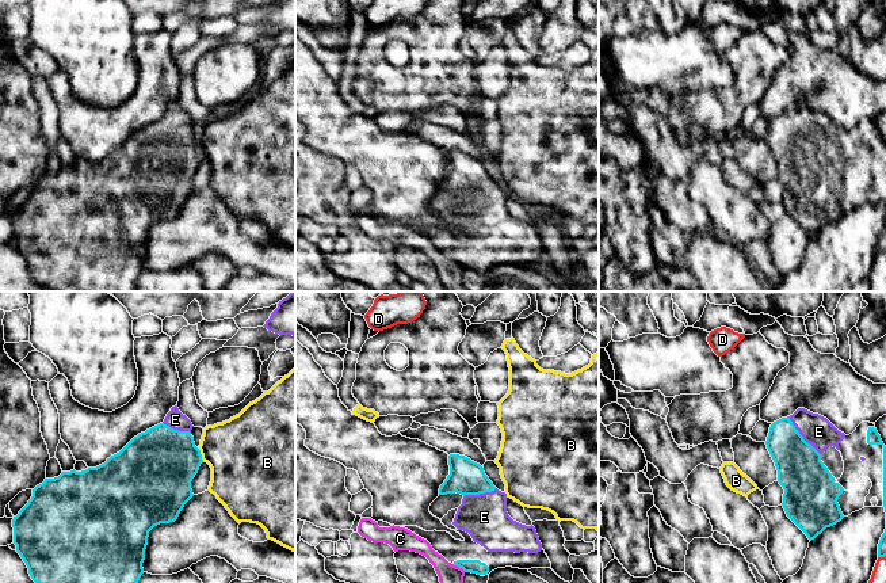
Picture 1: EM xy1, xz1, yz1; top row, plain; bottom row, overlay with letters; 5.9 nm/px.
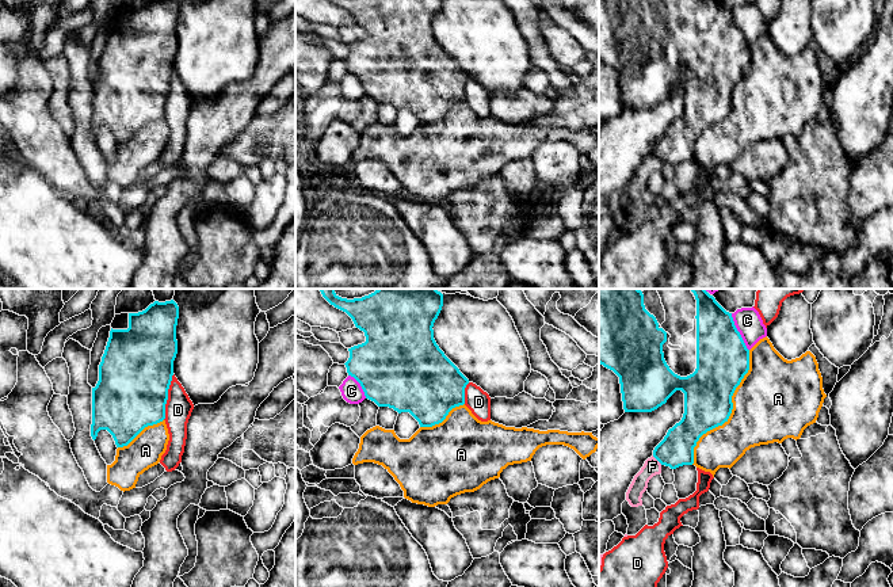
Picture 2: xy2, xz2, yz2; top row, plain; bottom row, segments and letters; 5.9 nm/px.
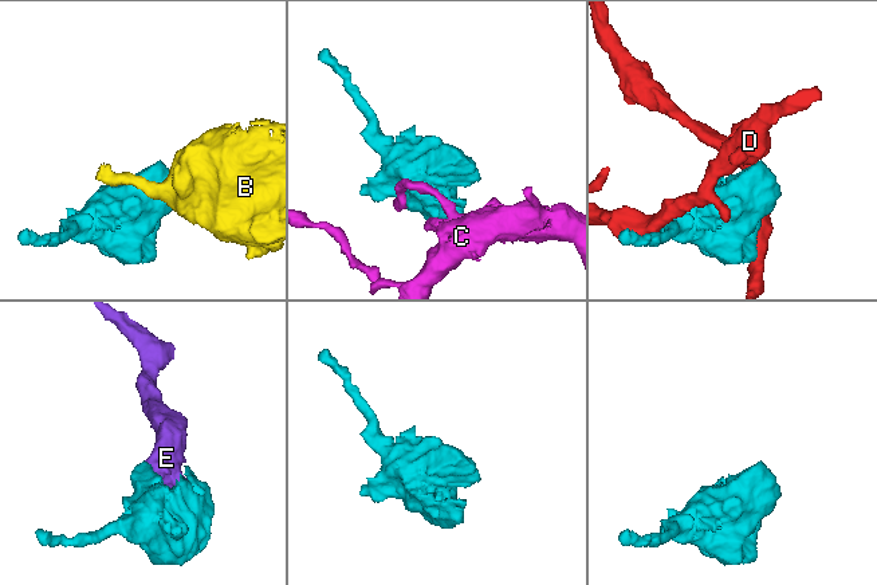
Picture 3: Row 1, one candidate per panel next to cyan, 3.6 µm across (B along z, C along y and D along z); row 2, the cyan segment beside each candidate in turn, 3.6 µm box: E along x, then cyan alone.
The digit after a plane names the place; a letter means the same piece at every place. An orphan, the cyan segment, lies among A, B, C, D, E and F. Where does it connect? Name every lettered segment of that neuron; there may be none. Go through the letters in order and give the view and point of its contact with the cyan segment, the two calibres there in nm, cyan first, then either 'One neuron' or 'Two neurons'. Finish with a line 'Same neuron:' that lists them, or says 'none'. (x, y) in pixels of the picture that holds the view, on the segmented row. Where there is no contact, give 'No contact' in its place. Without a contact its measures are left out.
A: Touches cyan at yz2 (731, 411). Thickness 280 nm (cyan) against 440 nm. Two neurons
B: Touches cyan at xy1 (201, 454). Thickness 420 nm (cyan) against 420 nm. Two neurons
C: Touches cyan at yz2 (739, 332). Thickness 320 nm (cyan) against 160 nm. Two neurons
D: Touches cyan at xy2 (167, 397). Thickness 440 nm (cyan) against 160 nm. Two neurons
E: Touches cyan at yz1 (801, 435). Thickness 280 nm (cyan) against 180 nm. One neuron
F: Touches cyan at yz2 (657, 460). Thickness 200 nm (cyan) against 100 nm. Two neurons
Same neuron: E

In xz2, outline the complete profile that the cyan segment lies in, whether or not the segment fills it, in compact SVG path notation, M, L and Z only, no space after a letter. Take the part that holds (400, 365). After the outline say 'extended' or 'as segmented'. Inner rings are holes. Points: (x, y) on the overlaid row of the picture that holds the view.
M318 289L323 297L335 308L346 312L355 327L365 332L366 342L348 348L350 358L344 363L348 376L362 386L366 399L378 407L389 407L409 412L420 427L432 427L442 423L449 412L465 404L465 388L469 380L444 355L434 339L434 323L443 306L443 294L436 289L377 289L362 298L347 300L335 293L335 289Z | as segmented

